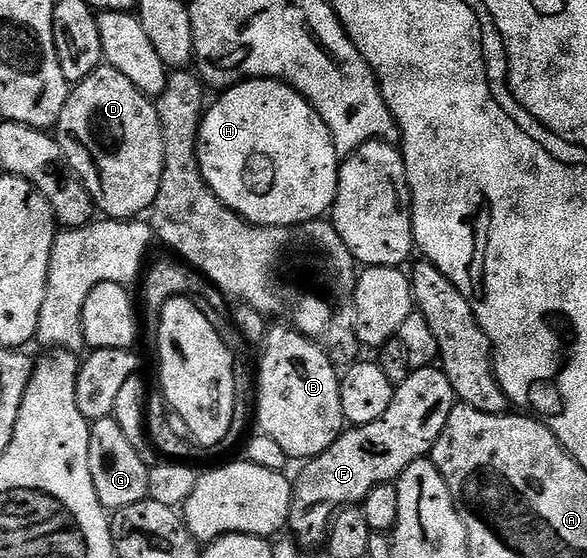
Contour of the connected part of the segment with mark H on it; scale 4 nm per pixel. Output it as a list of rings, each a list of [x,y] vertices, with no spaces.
[[[259,79],[257,81],[242,81],[233,85],[231,89],[217,94],[218,102],[207,108],[202,115],[202,126],[198,128],[198,166],[202,178],[208,182],[210,189],[223,201],[233,213],[243,217],[251,225],[299,225],[305,221],[317,221],[323,215],[331,212],[334,196],[338,190],[338,170],[340,168],[340,154],[336,151],[332,135],[320,119],[317,109],[306,98],[301,97],[290,85],[283,81]]]

